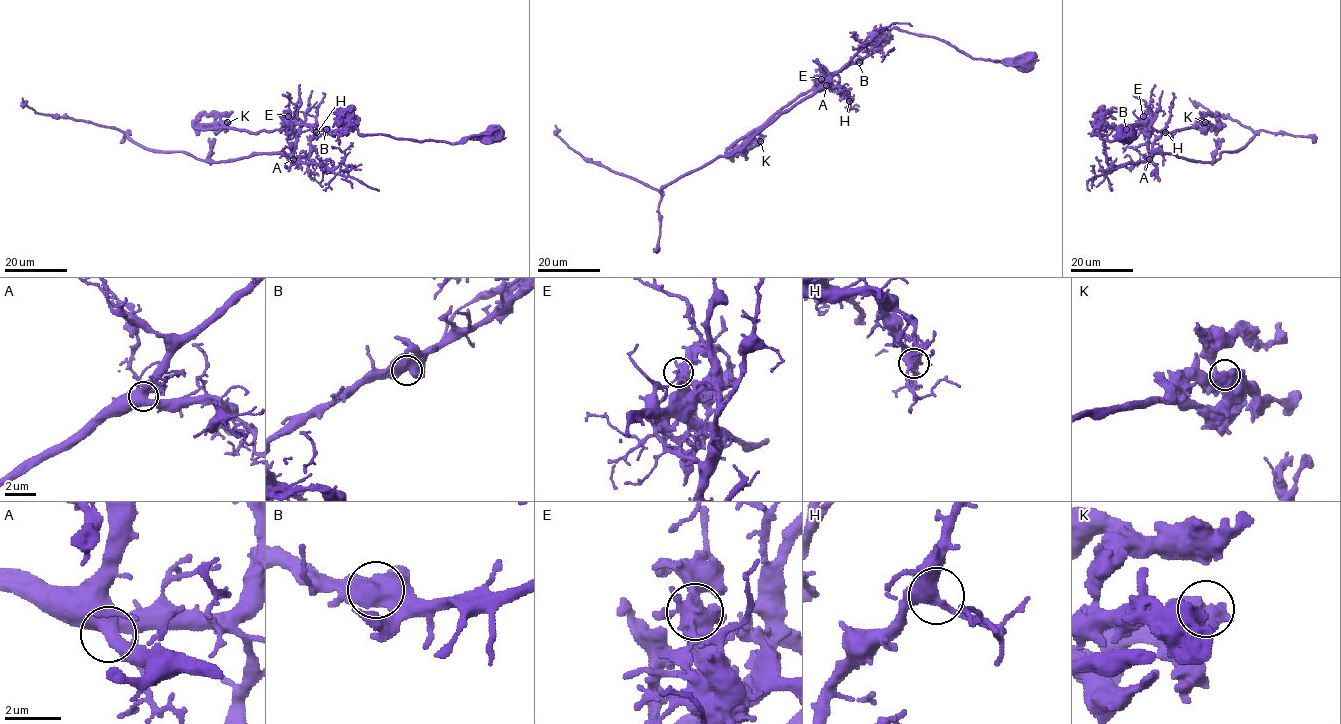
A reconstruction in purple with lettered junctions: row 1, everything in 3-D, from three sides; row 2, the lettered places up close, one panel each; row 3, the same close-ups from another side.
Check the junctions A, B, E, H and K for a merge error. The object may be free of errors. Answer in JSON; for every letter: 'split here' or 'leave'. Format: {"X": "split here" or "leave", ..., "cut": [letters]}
{"A": "leave", "B": "leave", "E": "split here", "H": "leave", "K": "leave", "cut": ["E"]}

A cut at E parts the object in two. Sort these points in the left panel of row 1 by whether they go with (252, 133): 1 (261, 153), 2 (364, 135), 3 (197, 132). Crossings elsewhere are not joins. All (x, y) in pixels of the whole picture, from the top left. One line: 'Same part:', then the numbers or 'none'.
Same part: 2, 3

